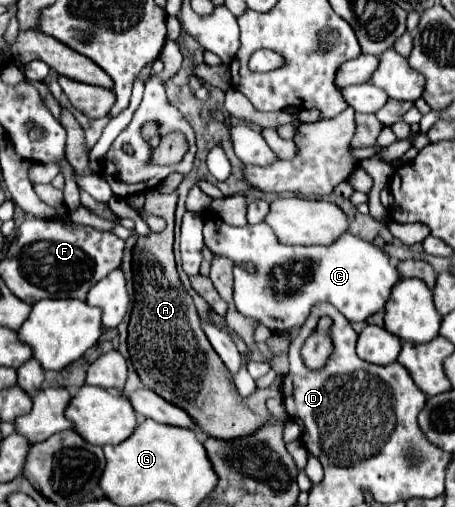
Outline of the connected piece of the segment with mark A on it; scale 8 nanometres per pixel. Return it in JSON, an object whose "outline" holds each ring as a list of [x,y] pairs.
{"outline":[[[147,192],[145,196],[145,210],[151,214],[161,216],[167,222],[165,232],[161,234],[149,234],[147,238],[139,238],[137,246],[133,250],[133,288],[135,288],[135,306],[131,312],[131,322],[129,322],[129,356],[133,362],[135,372],[139,374],[141,382],[151,388],[155,394],[163,396],[169,404],[185,410],[197,428],[201,428],[207,436],[219,438],[219,440],[235,440],[241,436],[251,436],[265,424],[275,424],[277,420],[271,416],[267,410],[265,402],[271,396],[279,396],[281,380],[277,378],[273,386],[267,390],[255,390],[251,396],[241,398],[237,394],[237,388],[233,384],[231,372],[221,364],[219,356],[213,352],[213,346],[209,344],[205,332],[201,330],[199,314],[195,310],[195,304],[191,296],[183,290],[183,284],[179,280],[177,268],[175,268],[175,258],[173,258],[173,214],[175,214],[175,202],[177,202],[177,192],[171,194],[161,194],[161,192]]]}

